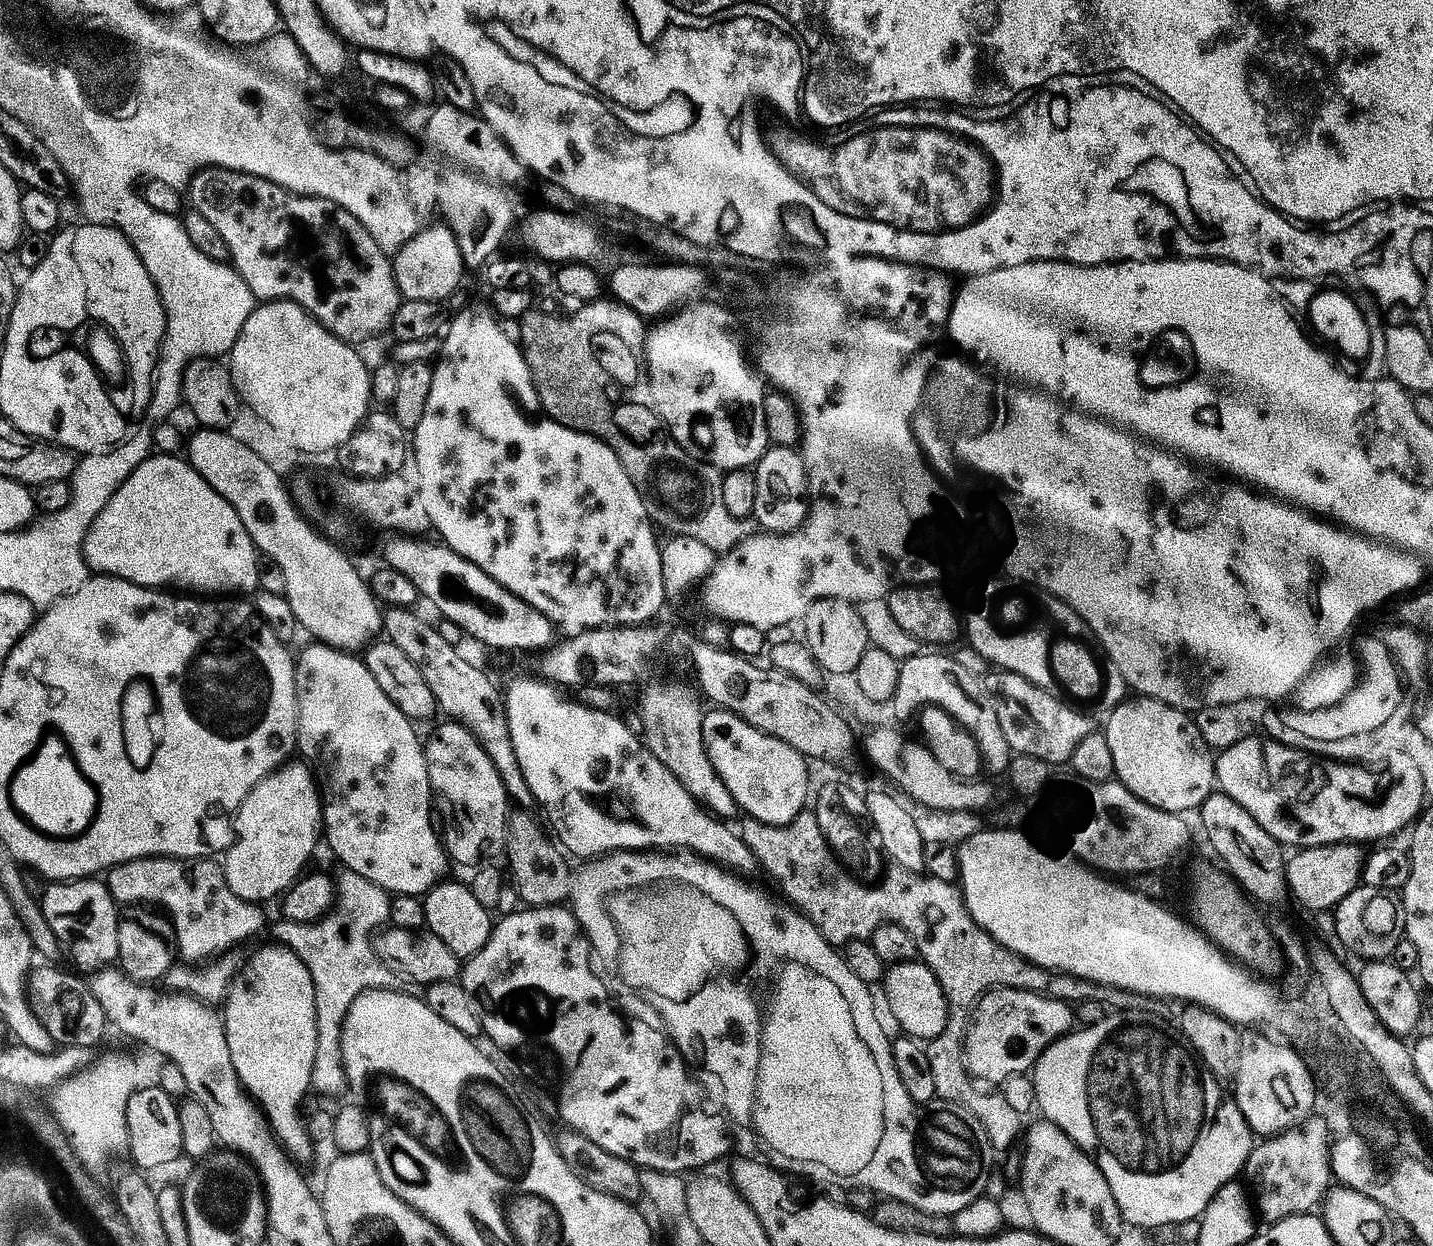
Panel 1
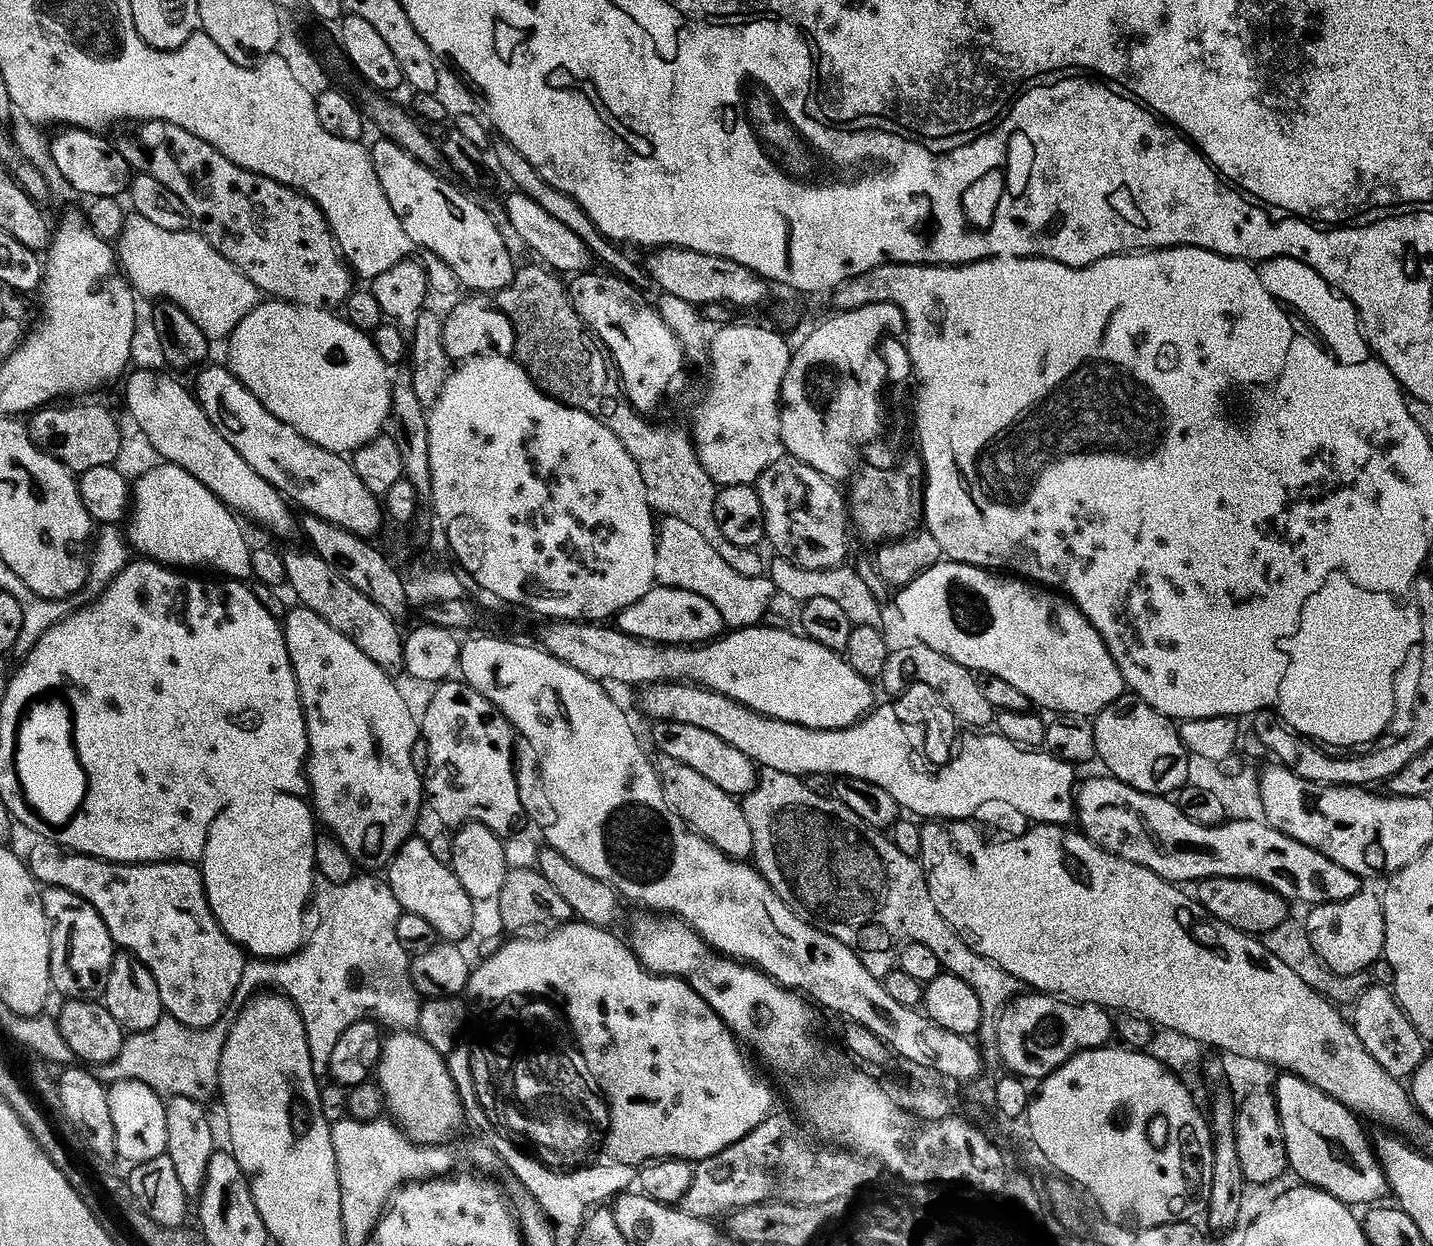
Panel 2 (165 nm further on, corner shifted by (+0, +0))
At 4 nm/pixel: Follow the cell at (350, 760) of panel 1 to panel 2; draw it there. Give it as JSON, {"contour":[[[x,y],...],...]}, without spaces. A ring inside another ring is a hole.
{"contour":[[[296,606],[282,627],[308,727],[308,786],[315,815],[361,869],[387,869],[402,845],[413,839],[420,811],[426,808],[422,772],[416,769],[412,757],[422,736],[417,717],[412,717],[412,708],[392,681],[395,679],[370,662],[353,640],[334,630],[314,610]]]}

